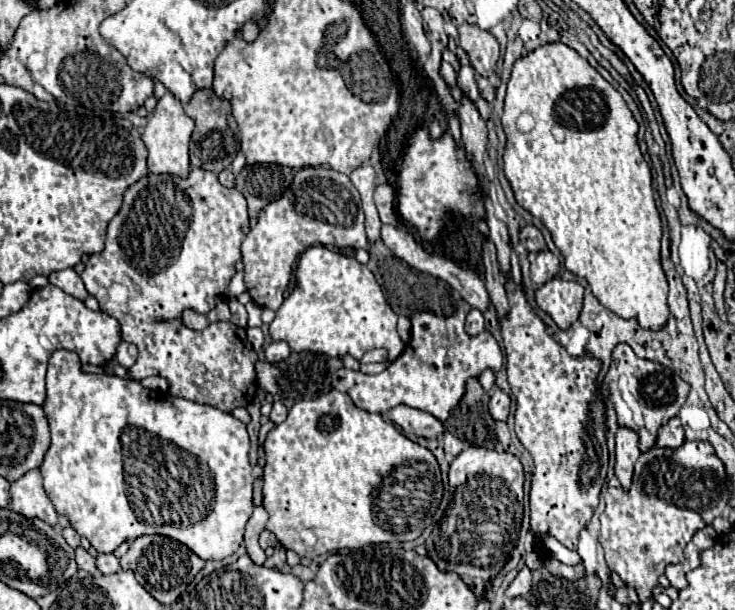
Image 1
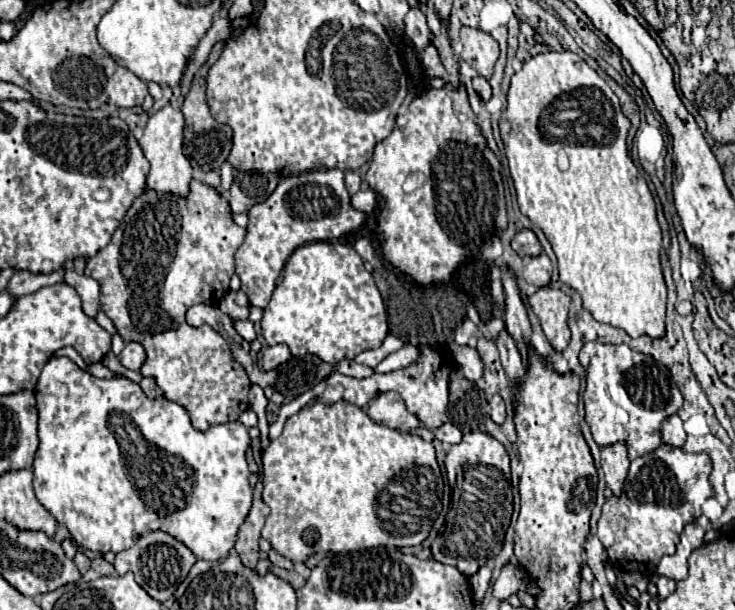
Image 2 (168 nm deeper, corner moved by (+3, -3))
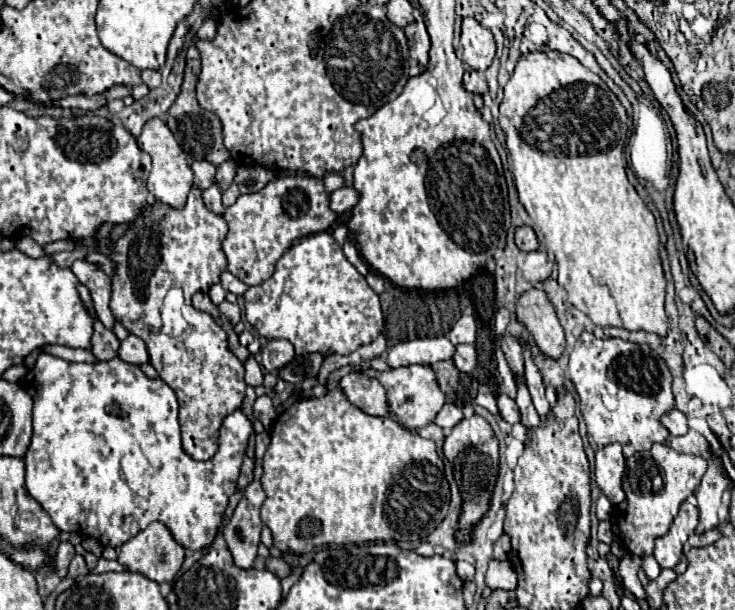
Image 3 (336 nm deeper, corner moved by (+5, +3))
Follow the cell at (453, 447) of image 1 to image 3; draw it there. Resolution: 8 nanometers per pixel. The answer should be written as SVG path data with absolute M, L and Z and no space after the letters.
M444 404L444 408L438 412L434 424L438 424L440 428L444 428L444 432L450 432L454 428L454 424L458 424L462 420L462 410L454 404Z

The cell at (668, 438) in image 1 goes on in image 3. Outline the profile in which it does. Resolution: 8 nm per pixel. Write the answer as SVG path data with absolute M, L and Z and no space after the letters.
M674 408L672 412L668 412L668 414L664 414L660 422L668 428L670 436L682 436L682 434L686 434L686 432L688 432L686 416L684 416L680 410L676 410L676 408Z

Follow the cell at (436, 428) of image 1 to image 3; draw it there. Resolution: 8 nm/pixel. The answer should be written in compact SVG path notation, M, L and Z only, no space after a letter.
M350 372L340 380L340 388L348 400L370 416L390 416L390 404L382 384L362 372Z

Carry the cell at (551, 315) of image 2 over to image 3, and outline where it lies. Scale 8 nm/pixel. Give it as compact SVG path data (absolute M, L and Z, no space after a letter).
M532 288L518 298L516 304L518 320L530 330L536 346L550 358L560 358L566 348L564 330L556 316L548 294L544 290Z

